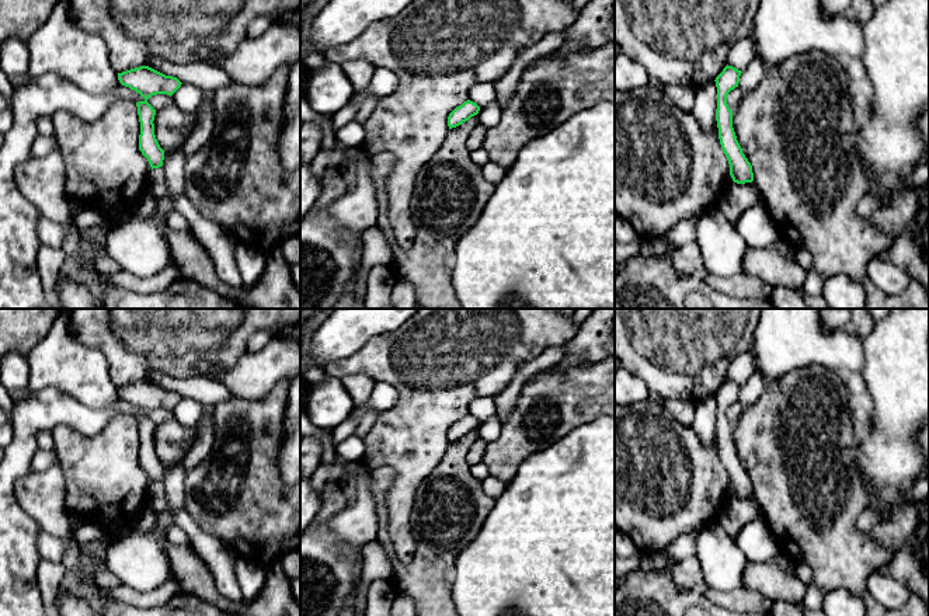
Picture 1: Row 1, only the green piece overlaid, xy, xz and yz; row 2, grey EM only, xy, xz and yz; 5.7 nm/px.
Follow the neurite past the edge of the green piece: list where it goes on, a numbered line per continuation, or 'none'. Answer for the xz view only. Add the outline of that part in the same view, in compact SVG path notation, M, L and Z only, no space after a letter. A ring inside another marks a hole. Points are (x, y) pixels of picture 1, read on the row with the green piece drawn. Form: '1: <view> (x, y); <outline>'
none

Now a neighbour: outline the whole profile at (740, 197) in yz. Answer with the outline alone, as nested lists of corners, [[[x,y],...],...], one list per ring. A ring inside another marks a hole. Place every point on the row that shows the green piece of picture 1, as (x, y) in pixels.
[[[755,181],[745,184],[734,182],[719,201],[717,208],[734,225],[748,208],[761,201],[762,195]]]

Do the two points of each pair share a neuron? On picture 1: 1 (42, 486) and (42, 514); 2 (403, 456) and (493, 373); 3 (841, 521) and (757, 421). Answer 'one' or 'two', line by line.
1: one
2: one
3: one

